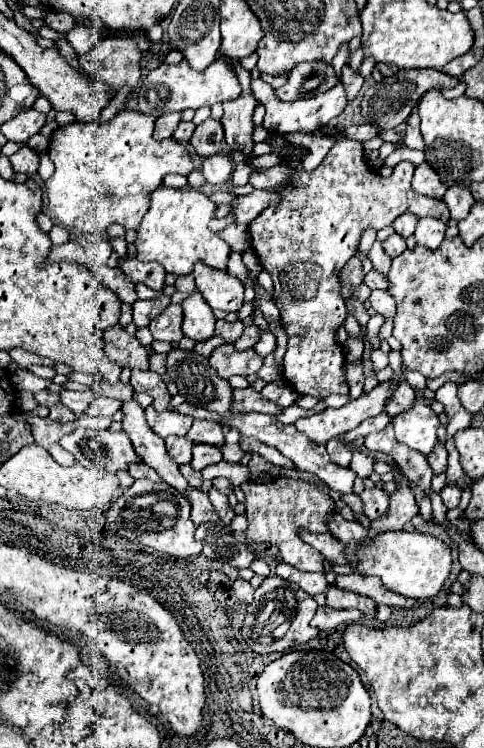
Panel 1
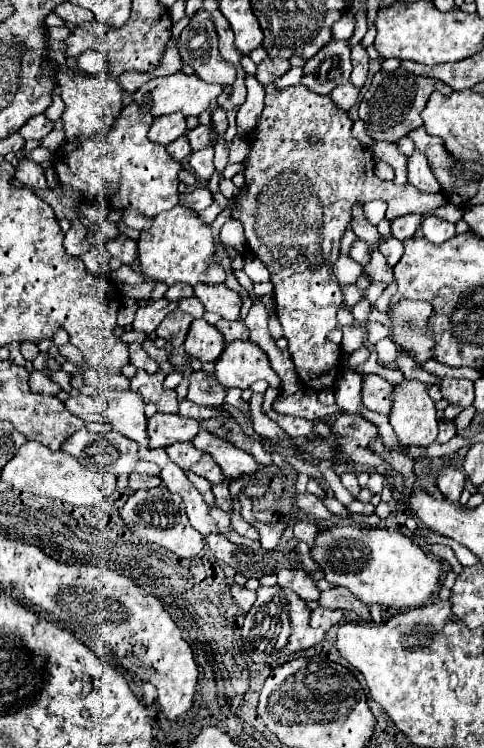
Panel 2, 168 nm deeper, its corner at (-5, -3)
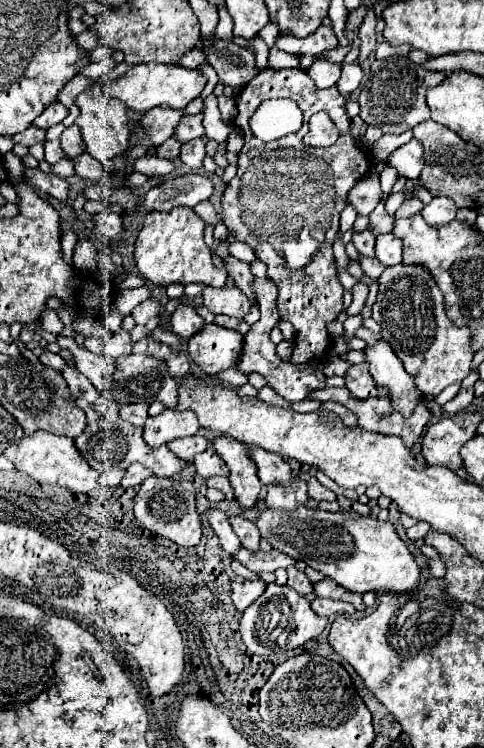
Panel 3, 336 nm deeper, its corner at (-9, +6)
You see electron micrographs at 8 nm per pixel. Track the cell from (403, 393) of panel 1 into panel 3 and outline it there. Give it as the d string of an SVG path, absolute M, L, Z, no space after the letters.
M360 362L360 364L350 366L348 372L344 374L344 378L346 378L346 386L352 392L352 396L356 396L360 400L378 396L376 384L374 384L374 380L372 380L372 376L368 372L368 364Z

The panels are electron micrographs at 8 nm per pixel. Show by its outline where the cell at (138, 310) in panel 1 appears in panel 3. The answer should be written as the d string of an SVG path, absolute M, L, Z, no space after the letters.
M146 300L132 310L132 318L136 320L136 324L146 326L148 330L154 330L158 326L158 310L160 310L160 304L156 300Z

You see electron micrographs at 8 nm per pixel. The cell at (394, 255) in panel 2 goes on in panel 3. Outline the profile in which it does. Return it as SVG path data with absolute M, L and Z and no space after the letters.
M380 234L376 240L376 258L384 266L394 266L402 262L402 240L394 234Z

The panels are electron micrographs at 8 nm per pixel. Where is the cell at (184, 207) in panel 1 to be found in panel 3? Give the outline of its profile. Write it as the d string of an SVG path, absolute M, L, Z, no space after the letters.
M172 208L170 212L148 212L136 240L134 258L142 278L160 286L170 286L174 282L202 282L212 288L222 288L228 278L222 268L214 266L212 254L204 242L204 220L190 208Z

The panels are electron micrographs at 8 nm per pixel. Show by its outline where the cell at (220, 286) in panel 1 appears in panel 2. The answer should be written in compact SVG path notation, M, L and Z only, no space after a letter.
M200 283L194 287L194 295L204 303L206 311L220 313L226 321L236 321L240 317L240 309L242 309L240 293L228 289L224 283L220 285Z

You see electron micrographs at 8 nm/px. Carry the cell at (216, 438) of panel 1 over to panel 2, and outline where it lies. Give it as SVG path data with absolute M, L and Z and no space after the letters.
M202 429L198 431L198 435L194 437L194 447L212 455L214 461L220 465L220 469L224 471L226 477L230 479L238 479L244 475L254 475L258 471L258 463L254 461L254 457L242 449L236 449L232 443L220 439L218 435Z

